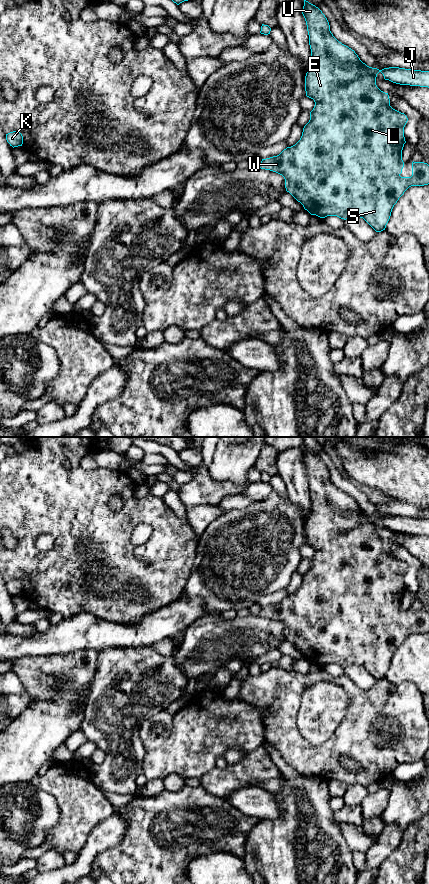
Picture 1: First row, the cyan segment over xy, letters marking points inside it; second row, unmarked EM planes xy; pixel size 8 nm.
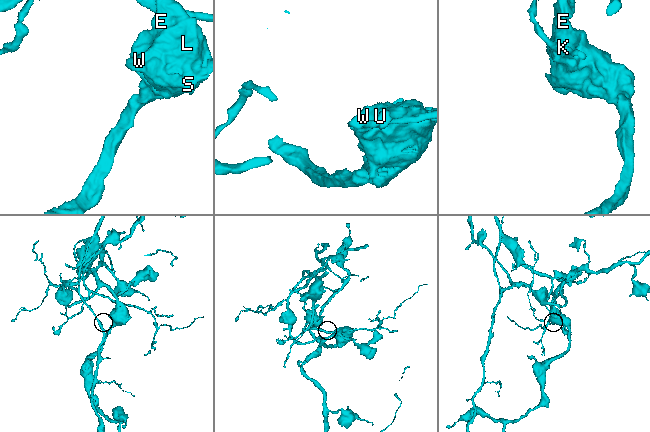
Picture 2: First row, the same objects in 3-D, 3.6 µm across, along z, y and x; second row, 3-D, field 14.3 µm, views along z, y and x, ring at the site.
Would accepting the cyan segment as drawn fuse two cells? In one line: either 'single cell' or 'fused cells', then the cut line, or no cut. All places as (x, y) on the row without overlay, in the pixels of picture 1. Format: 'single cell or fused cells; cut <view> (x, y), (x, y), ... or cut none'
fused cells; cut xy (361, 510), (361, 513), (375, 526)

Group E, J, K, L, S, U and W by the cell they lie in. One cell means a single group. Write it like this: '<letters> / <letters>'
E L S U W / J K

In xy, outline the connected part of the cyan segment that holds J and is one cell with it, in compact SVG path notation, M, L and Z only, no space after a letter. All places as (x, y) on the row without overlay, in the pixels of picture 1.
M363 510L362 514L375 526L377 525L377 522L381 520L385 528L389 528L393 531L429 536L429 519L412 518L399 515L389 515L379 518L377 516L369 515Z

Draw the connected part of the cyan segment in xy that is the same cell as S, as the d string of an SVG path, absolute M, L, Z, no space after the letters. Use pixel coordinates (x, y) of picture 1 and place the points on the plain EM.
M304 447L304 454L302 462L305 466L307 479L309 483L309 493L311 497L311 513L309 519L305 524L305 539L306 544L313 547L315 554L310 560L310 568L304 574L300 588L293 594L287 595L279 603L270 606L262 607L259 616L270 618L282 623L285 627L285 636L298 650L300 650L304 657L311 663L316 663L320 666L327 664L337 664L341 667L348 667L353 665L363 666L376 680L385 678L386 673L390 667L392 657L399 646L411 634L424 634L429 632L429 613L424 610L412 610L412 624L401 625L404 610L402 608L402 598L406 591L404 585L404 575L408 569L407 564L390 554L390 547L388 541L381 539L376 533L376 526L367 520L363 514L362 509L354 498L339 490L331 481L330 473L322 461L322 459L315 453L309 451Z

